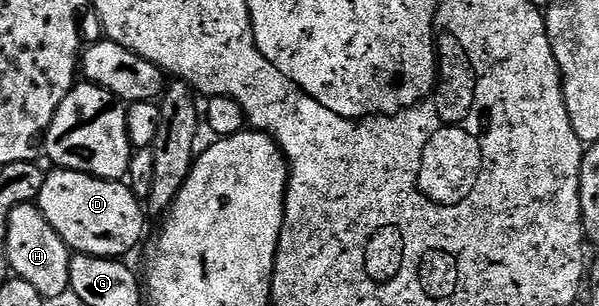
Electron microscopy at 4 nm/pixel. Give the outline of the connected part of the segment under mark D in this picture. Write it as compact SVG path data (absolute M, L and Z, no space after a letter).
M54 169L51 172L46 175L36 205L71 252L101 259L122 259L141 241L146 231L143 204L125 182L98 179L82 171Z

